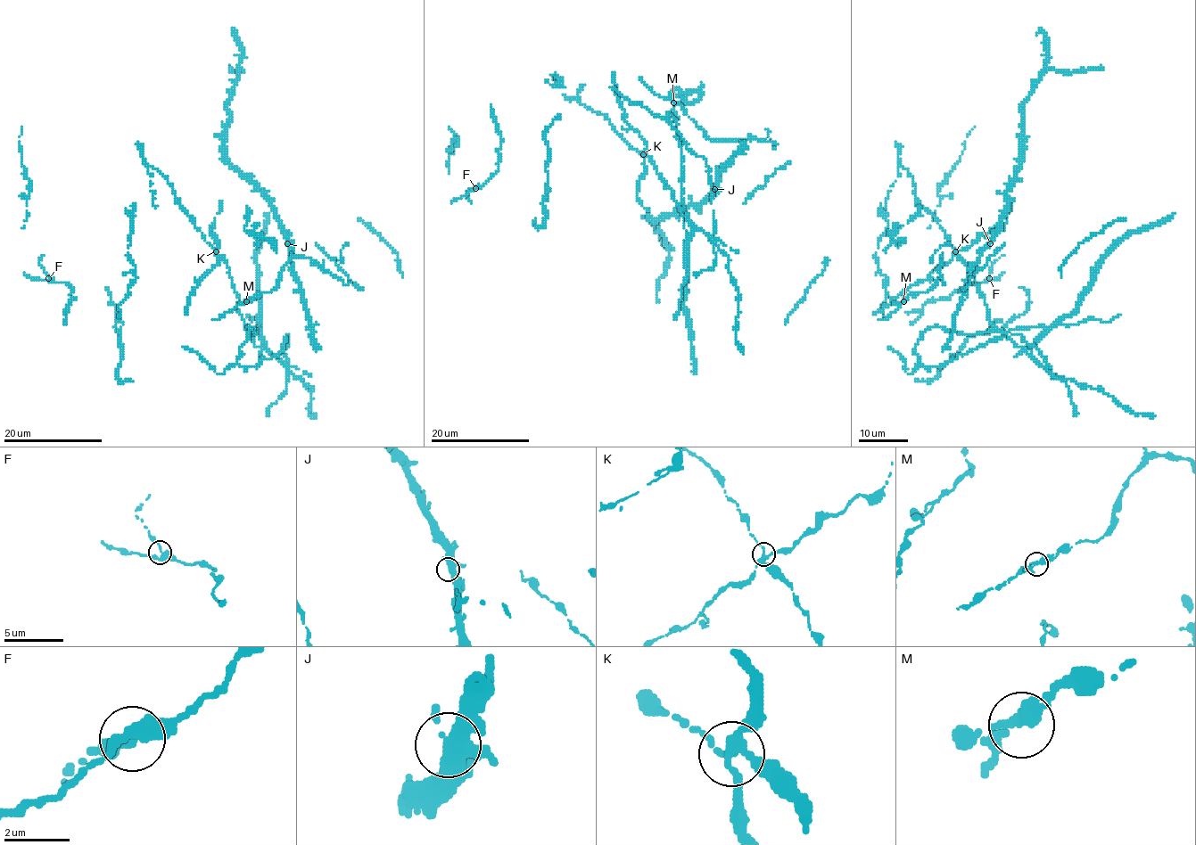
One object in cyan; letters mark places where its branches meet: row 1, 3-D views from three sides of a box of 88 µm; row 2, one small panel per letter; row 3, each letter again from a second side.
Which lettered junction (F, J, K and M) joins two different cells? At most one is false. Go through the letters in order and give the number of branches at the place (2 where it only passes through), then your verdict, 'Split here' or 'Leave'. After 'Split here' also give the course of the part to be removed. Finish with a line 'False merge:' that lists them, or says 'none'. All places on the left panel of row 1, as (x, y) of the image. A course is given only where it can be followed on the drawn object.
F: Branches: 3. Leave
J: Branches: 4. Leave
K: Branches: 4. Split here. Course of the part to remove: (215, 250), (228, 268), (243, 327), (255, 346), (262, 349), (256, 250), (268, 212)
M: Branches: 3. Leave
False merge: K

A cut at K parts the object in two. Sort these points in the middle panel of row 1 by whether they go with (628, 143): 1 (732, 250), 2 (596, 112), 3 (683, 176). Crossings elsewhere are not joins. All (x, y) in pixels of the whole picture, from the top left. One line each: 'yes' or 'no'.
1: yes
2: yes
3: no

